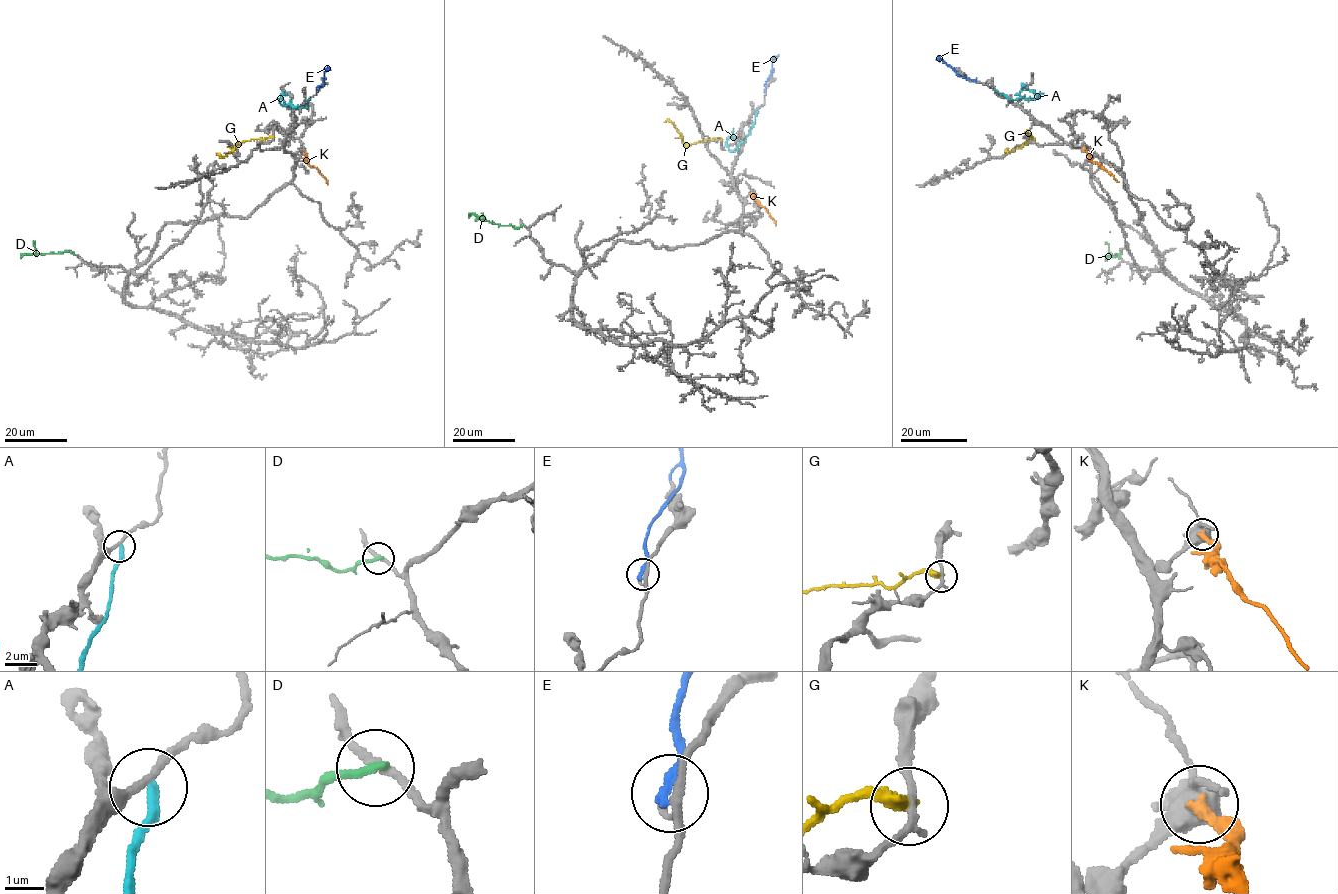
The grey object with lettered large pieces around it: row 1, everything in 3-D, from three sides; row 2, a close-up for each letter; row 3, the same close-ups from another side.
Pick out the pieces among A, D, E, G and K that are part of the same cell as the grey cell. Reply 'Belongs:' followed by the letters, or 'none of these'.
Belongs: none of these

